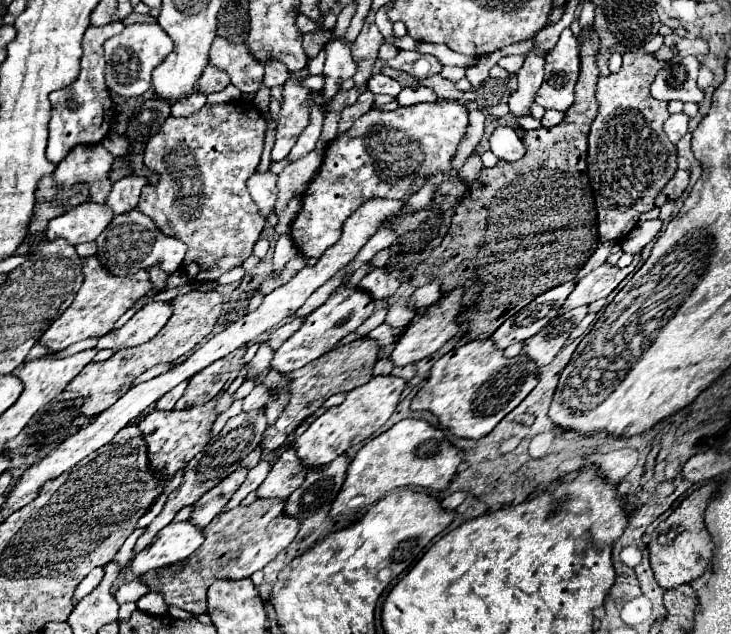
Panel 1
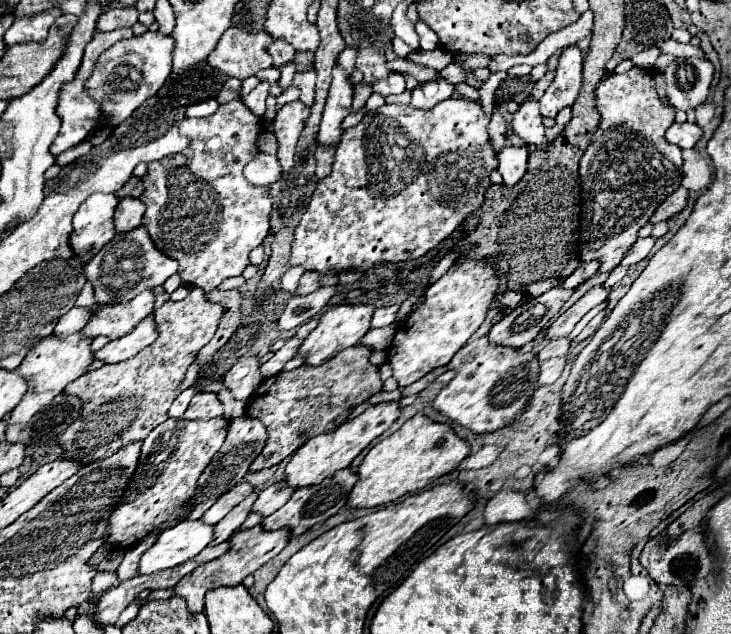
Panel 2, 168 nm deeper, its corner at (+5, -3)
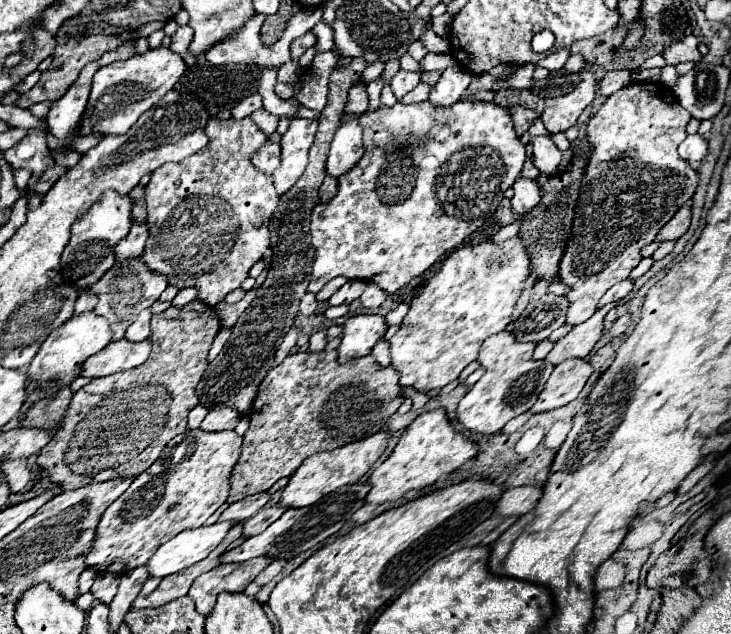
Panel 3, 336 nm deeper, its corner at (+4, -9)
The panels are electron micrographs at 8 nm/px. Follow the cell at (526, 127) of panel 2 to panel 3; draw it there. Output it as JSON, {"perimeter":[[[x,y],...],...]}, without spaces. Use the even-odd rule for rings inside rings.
{"perimeter":[[[535,137],[533,139],[533,165],[547,177],[557,173],[557,167],[563,159],[563,153],[549,137]]]}

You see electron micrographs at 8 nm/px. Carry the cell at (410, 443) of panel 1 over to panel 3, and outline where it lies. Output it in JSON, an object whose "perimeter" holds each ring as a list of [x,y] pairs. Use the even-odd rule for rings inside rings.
{"perimeter":[[[433,409],[427,413],[421,413],[401,435],[395,451],[389,459],[379,465],[373,475],[369,477],[371,491],[367,495],[367,503],[385,503],[385,501],[397,501],[411,489],[423,489],[431,483],[435,483],[439,477],[447,477],[449,473],[457,471],[465,461],[473,459],[479,451],[479,445],[471,439],[467,439],[461,431],[457,431],[447,417],[447,411]]]}

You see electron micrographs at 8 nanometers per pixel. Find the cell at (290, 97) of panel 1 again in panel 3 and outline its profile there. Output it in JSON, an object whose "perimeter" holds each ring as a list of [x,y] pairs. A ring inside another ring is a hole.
{"perimeter":[[[293,119],[289,131],[281,137],[281,165],[273,173],[279,195],[287,193],[307,169],[307,155],[317,133],[313,119]]]}

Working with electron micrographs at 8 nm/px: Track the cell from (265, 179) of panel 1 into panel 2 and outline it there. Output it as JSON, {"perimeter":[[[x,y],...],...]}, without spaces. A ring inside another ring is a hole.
{"perimeter":[[[258,153],[246,167],[244,167],[244,177],[246,181],[250,181],[252,185],[260,185],[260,187],[270,187],[274,185],[282,175],[280,163],[276,157],[266,155],[266,153]]]}

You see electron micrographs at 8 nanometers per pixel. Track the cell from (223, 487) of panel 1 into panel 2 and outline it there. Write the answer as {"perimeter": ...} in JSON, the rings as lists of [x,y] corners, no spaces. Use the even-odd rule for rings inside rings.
{"perimeter":[[[242,481],[242,483],[238,483],[236,487],[232,487],[230,491],[226,491],[224,495],[220,495],[218,499],[216,499],[216,503],[200,517],[206,525],[216,525],[234,505],[238,505],[246,495],[250,495],[254,491],[254,487],[250,485],[250,483],[246,483],[246,481]]]}

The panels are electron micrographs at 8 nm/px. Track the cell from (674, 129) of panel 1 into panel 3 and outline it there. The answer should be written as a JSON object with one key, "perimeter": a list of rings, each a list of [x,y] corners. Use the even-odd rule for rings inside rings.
{"perimeter":[[[699,133],[687,135],[687,139],[679,145],[679,155],[689,163],[701,163],[707,155],[707,141]]]}

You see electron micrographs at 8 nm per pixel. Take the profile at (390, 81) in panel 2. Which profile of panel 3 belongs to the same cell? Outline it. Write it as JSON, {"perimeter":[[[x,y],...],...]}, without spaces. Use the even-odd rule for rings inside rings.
{"perimeter":[[[399,71],[393,79],[391,79],[391,87],[397,99],[401,99],[403,95],[407,95],[411,89],[415,89],[421,83],[421,71],[413,73],[413,71]]]}

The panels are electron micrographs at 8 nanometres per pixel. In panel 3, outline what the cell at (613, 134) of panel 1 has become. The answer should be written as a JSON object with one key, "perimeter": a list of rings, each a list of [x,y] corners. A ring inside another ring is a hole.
{"perimeter":[[[661,83],[627,85],[609,95],[607,101],[589,119],[589,161],[581,179],[581,193],[575,207],[571,239],[559,263],[559,281],[569,287],[569,325],[579,325],[597,311],[597,303],[605,295],[605,291],[629,277],[629,273],[641,261],[641,249],[653,243],[661,227],[695,195],[699,175],[677,153],[679,143],[687,137],[685,127],[689,119],[689,111],[685,111],[677,103],[675,95]]]}

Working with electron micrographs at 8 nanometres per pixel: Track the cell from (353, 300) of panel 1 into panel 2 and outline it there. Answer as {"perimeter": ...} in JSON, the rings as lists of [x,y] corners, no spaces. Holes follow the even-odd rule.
{"perimeter":[[[342,303],[342,305],[328,307],[328,311],[324,311],[320,315],[316,329],[298,347],[296,357],[302,357],[306,365],[322,365],[324,361],[328,361],[342,349],[356,345],[364,337],[364,333],[370,329],[372,313],[374,313],[374,305],[346,305],[346,303]]]}

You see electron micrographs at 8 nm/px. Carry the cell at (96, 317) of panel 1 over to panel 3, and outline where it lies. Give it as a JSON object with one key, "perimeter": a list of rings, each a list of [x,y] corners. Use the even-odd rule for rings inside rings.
{"perimeter":[[[145,309],[139,319],[129,327],[127,339],[129,341],[145,341],[151,335],[151,309]]]}

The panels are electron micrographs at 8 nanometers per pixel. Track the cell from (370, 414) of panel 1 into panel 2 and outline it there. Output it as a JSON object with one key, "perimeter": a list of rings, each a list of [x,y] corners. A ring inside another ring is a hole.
{"perimeter":[[[384,401],[378,405],[368,407],[364,413],[360,413],[354,419],[344,421],[342,425],[338,425],[334,431],[322,433],[312,437],[308,443],[304,443],[300,449],[296,449],[286,465],[284,477],[286,483],[292,487],[304,487],[304,485],[318,485],[322,483],[322,479],[326,479],[328,475],[336,473],[338,469],[344,469],[352,463],[352,459],[366,449],[374,439],[378,439],[400,415],[400,403],[398,401]]]}

